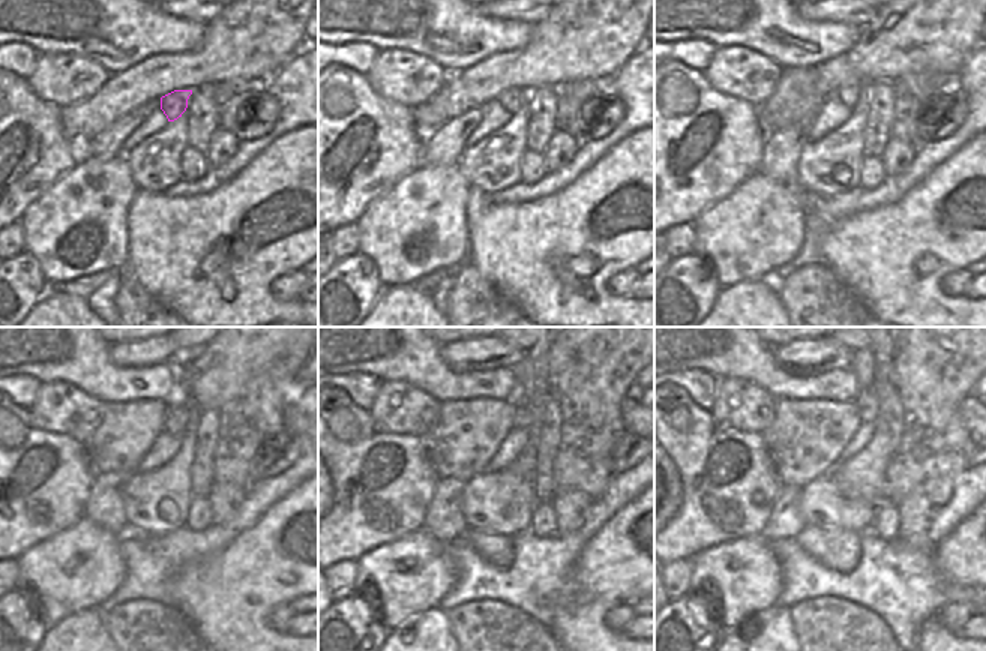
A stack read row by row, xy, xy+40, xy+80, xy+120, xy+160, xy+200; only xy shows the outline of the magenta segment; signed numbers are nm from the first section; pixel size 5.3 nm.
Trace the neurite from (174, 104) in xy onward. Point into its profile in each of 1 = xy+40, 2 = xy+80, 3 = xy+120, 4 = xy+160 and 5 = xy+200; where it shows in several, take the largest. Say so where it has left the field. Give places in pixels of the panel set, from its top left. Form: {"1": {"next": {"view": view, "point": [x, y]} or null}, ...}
{"1": {"next": {"view": "xy+40", "point": [512, 98]}}, "2": {"next": {"view": "xy+80", "point": [847, 93]}}, "3": {"next": {"view": "xy+120", "point": [179, 408]}}, "4": {"next": {"view": "xy+160", "point": [526, 413]}}, "5": {"next": {"view": "xy+200", "point": [866, 401]}}}

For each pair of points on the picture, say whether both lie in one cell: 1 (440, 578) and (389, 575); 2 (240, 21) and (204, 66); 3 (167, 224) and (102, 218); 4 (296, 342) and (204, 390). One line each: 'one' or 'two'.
1: one
2: one
3: two
4: one

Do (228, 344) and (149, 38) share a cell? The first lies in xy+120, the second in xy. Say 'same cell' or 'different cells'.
different cells

